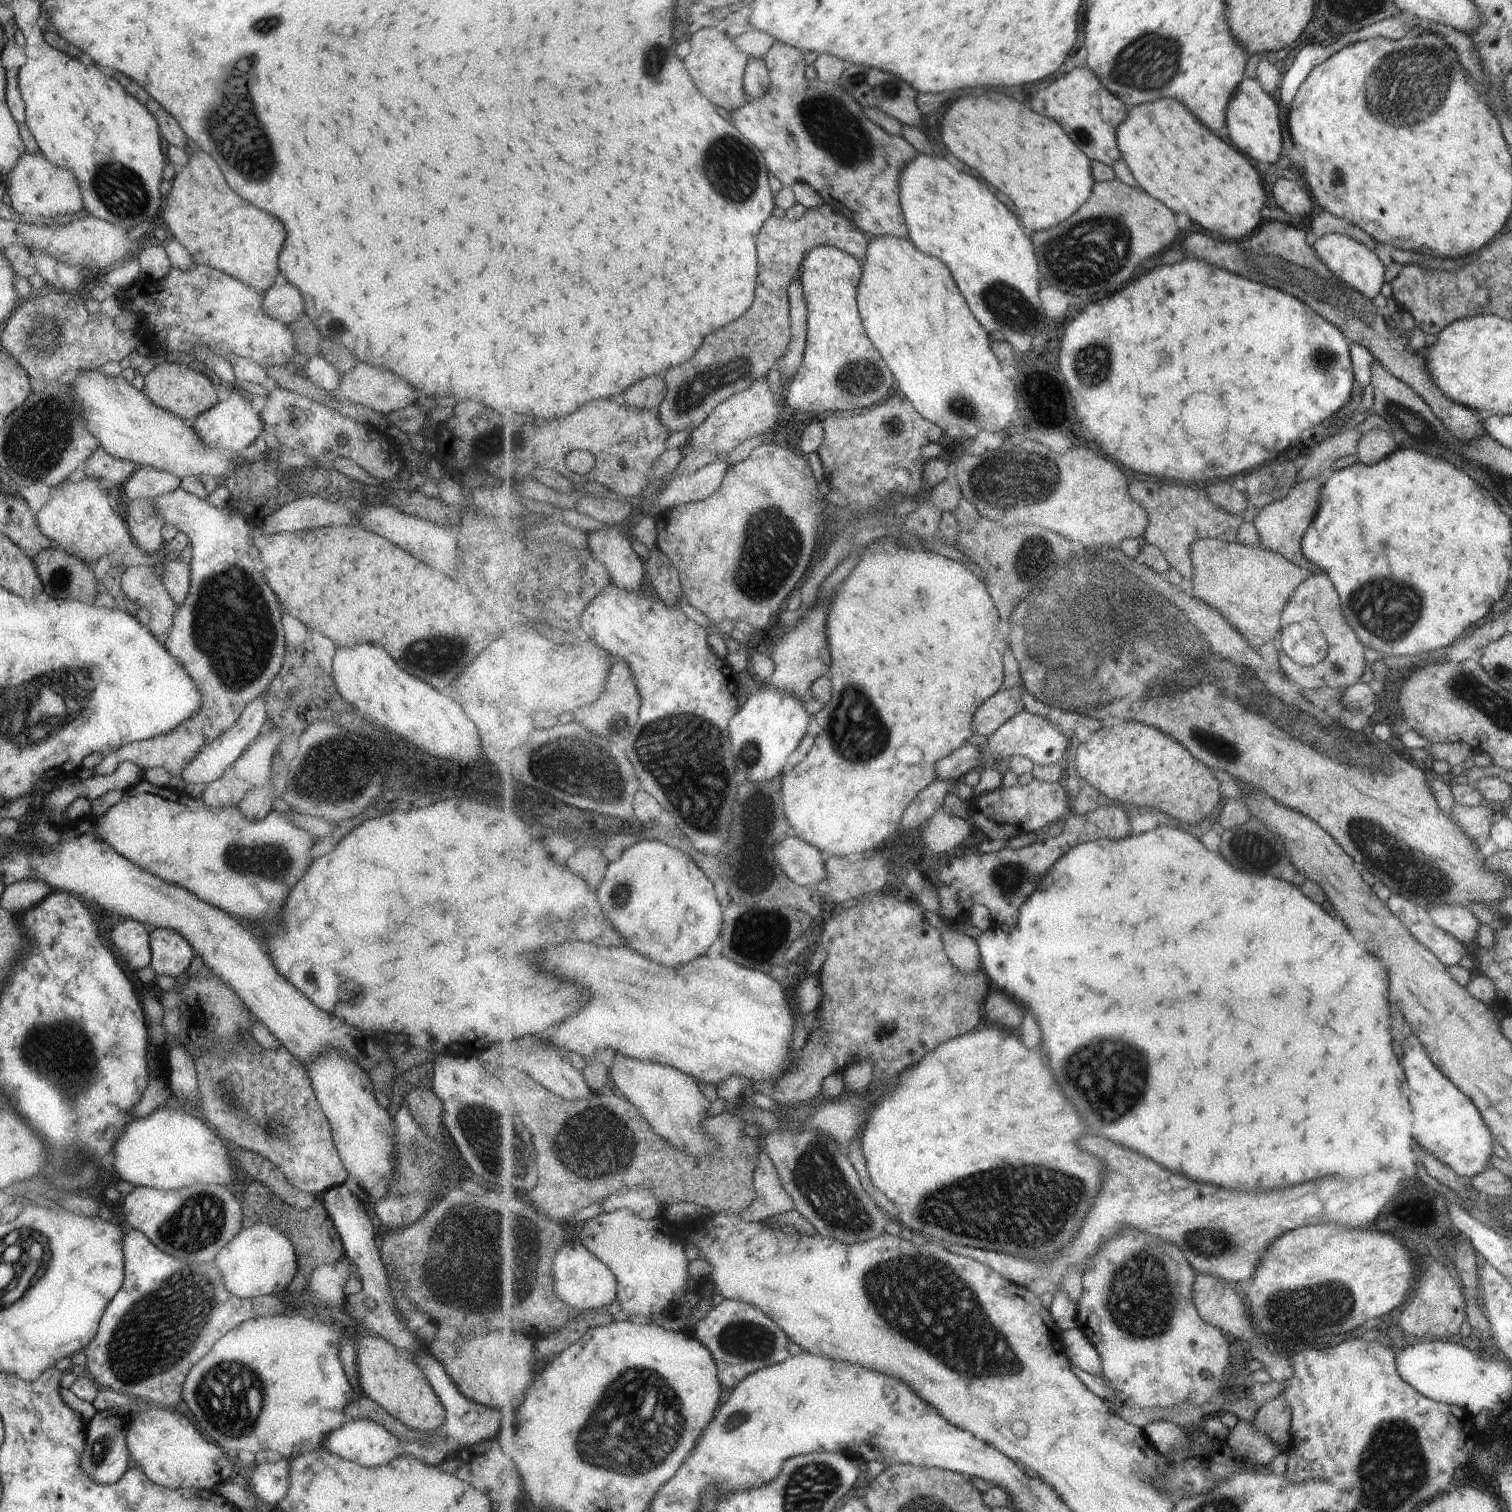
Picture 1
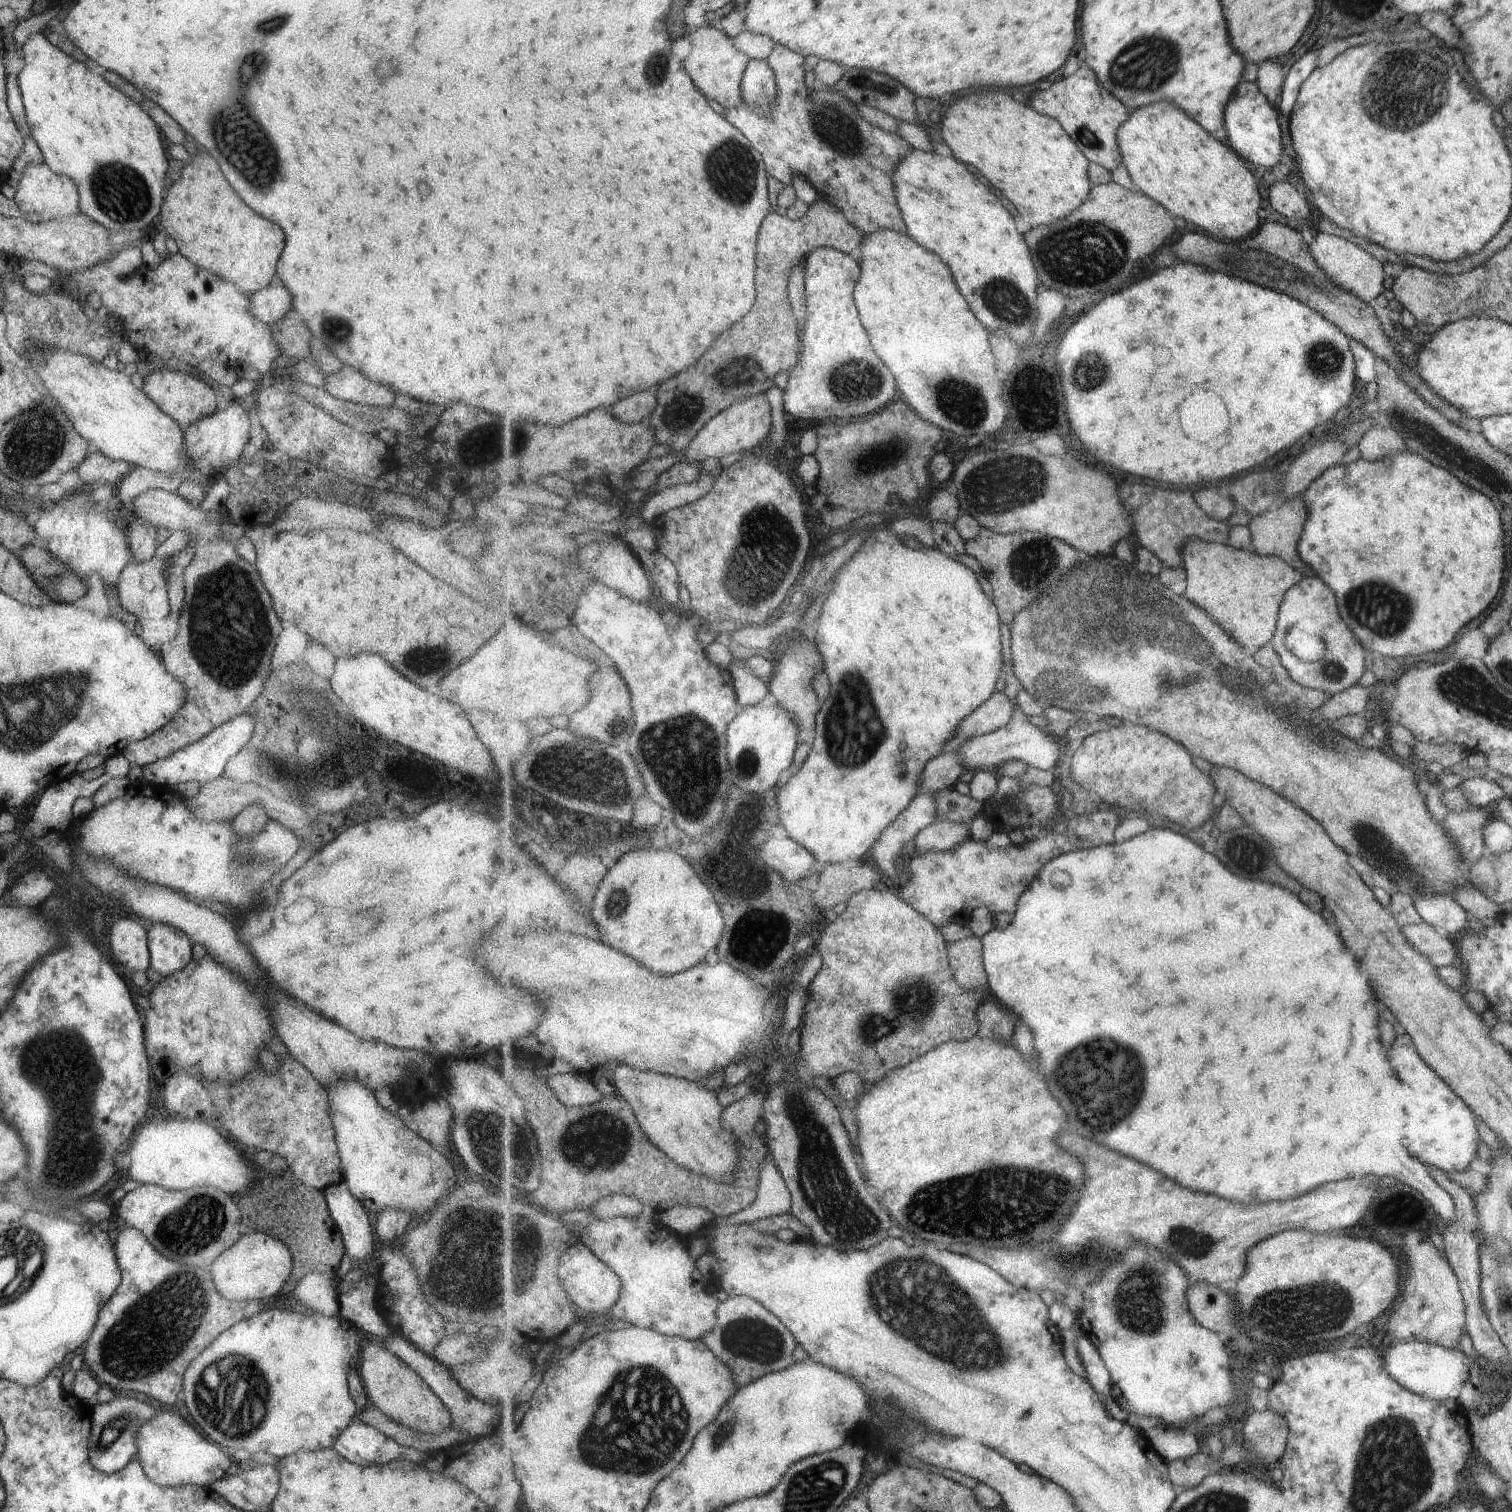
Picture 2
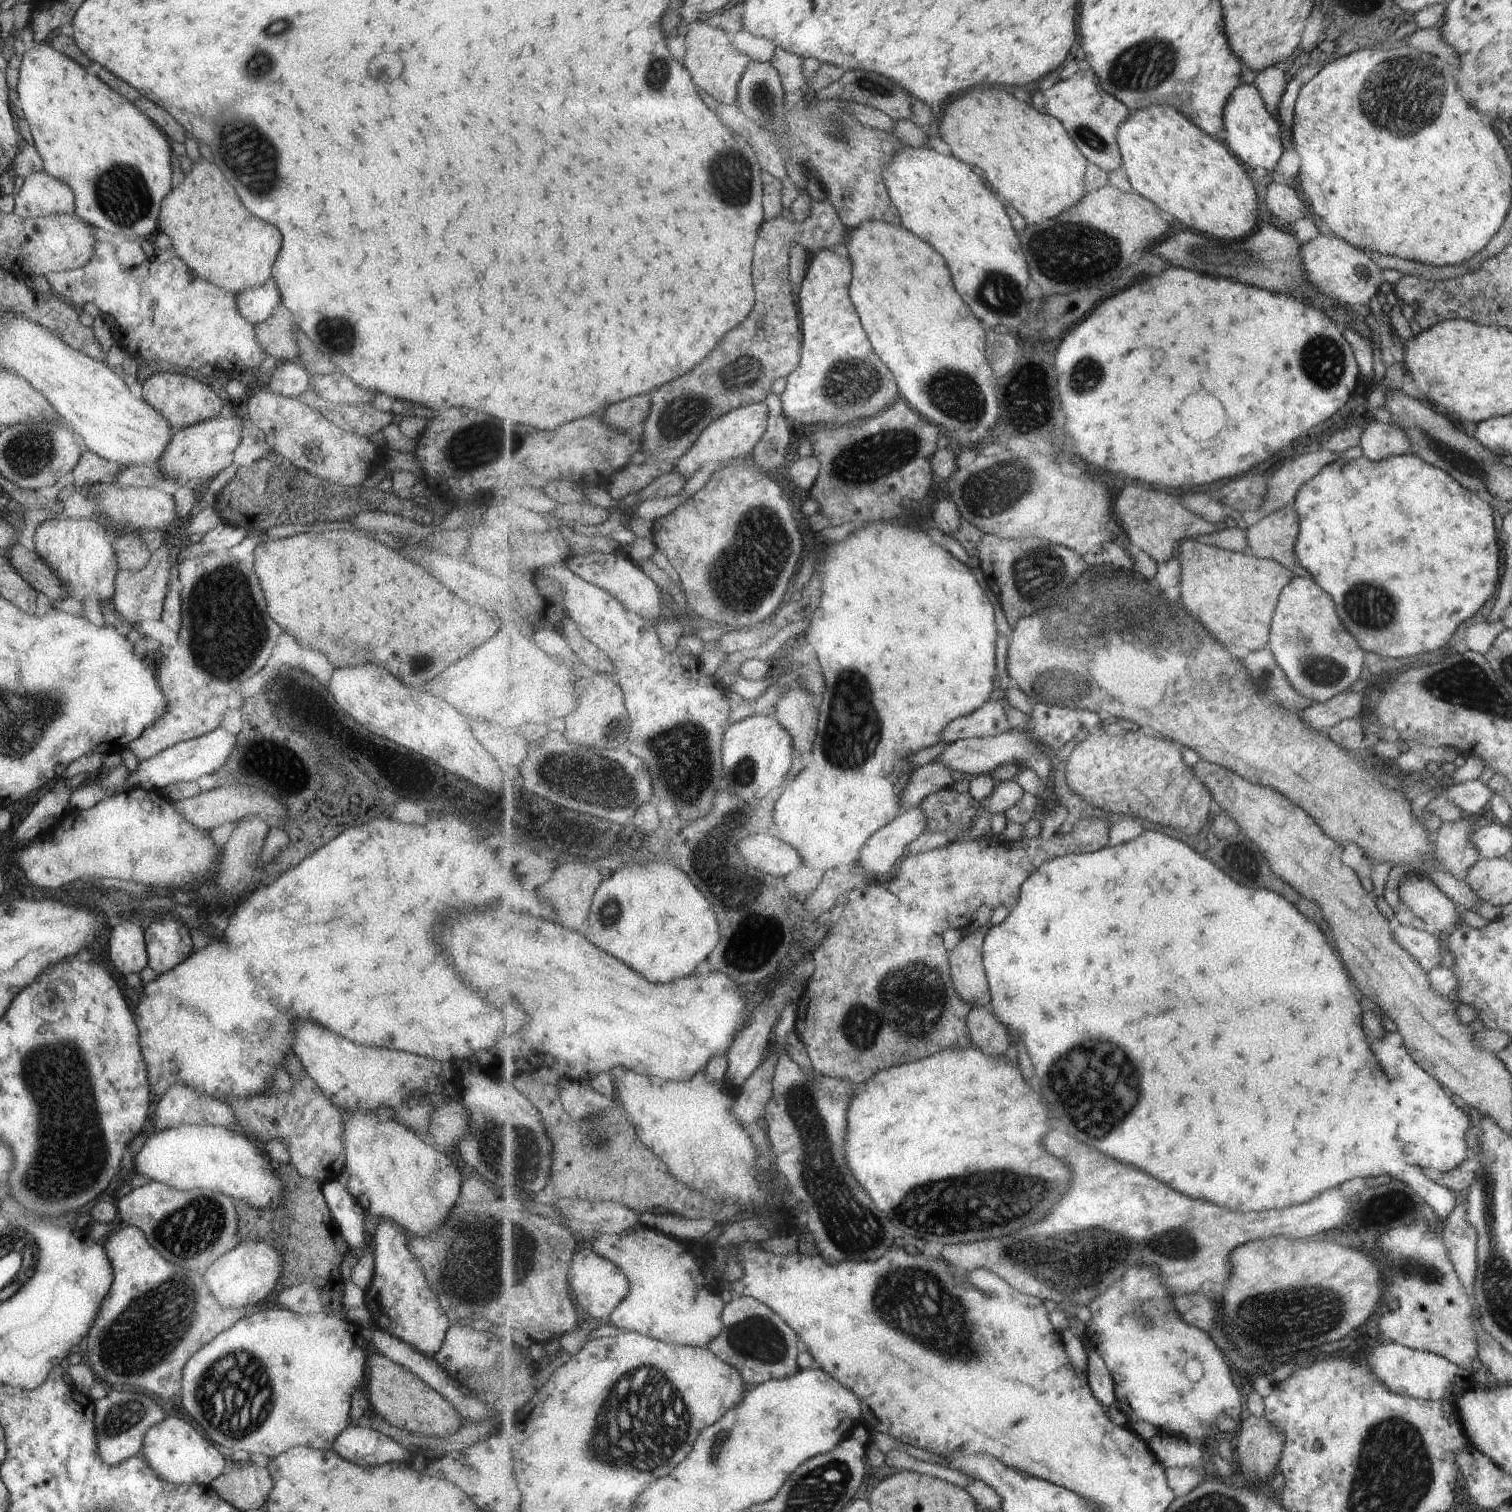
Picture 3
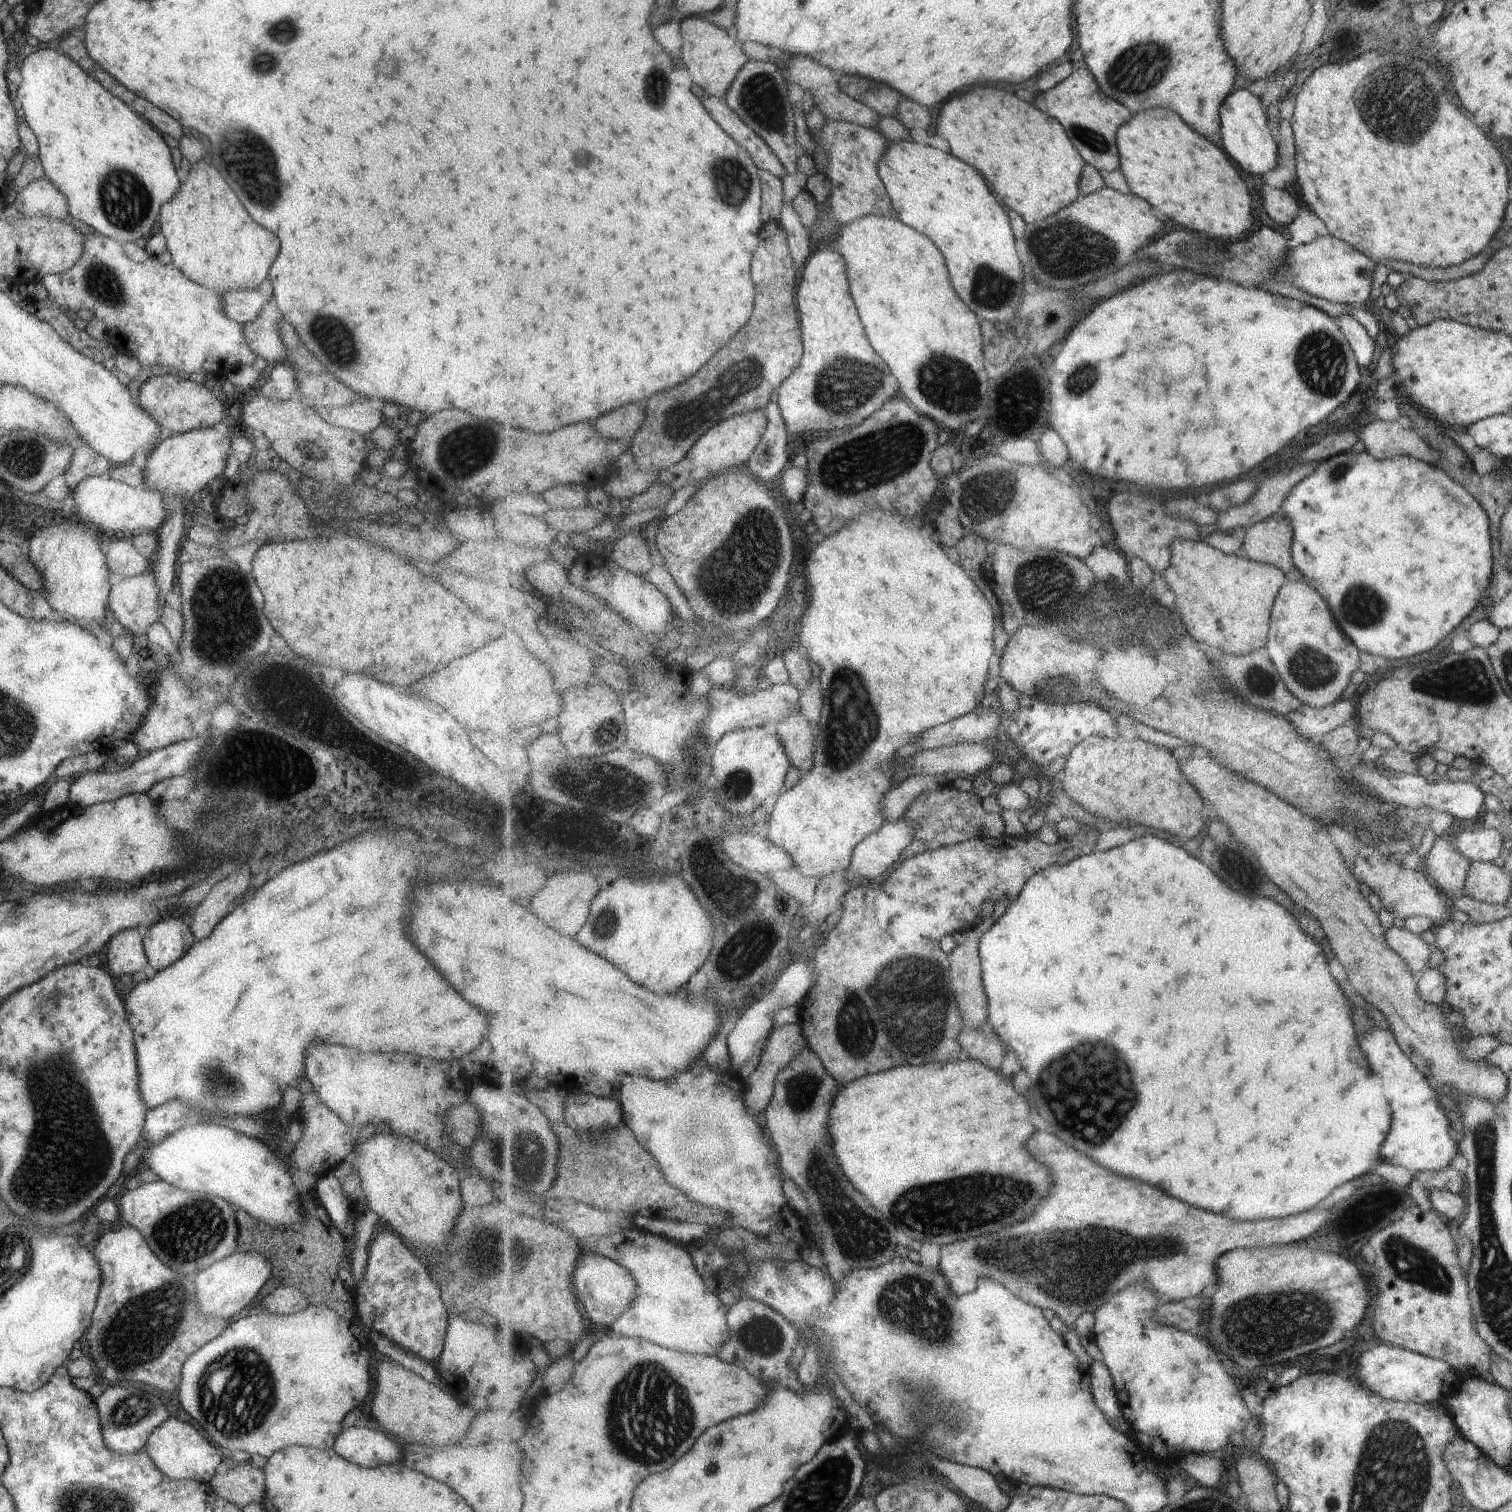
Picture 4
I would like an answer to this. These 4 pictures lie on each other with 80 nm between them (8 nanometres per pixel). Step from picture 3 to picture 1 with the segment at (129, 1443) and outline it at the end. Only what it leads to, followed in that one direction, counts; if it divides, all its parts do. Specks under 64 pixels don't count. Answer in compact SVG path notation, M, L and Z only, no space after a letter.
M122 1406L113 1410L95 1411L92 1418L86 1424L84 1447L80 1454L80 1469L96 1483L112 1483L131 1464L128 1448L126 1447L124 1427L125 1416L137 1413L137 1406L128 1408Z

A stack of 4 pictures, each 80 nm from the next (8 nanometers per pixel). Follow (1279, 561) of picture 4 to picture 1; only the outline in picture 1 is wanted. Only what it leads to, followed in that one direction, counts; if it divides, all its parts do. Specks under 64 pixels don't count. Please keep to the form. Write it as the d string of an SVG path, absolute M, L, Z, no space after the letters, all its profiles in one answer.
M1313 479L1296 482L1291 493L1283 500L1267 505L1253 518L1253 524L1260 536L1261 548L1284 556L1297 567L1313 575L1319 574L1320 570L1303 556L1300 551L1300 540L1316 514L1320 486L1321 484Z

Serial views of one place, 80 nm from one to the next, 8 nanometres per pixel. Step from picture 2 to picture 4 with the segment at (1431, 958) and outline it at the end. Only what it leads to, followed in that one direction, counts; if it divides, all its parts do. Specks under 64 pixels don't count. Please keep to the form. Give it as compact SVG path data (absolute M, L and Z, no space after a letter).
M1398 922L1384 931L1384 943L1391 952L1405 963L1410 973L1420 974L1427 970L1427 959L1431 952L1431 946L1423 943L1419 936L1411 934Z

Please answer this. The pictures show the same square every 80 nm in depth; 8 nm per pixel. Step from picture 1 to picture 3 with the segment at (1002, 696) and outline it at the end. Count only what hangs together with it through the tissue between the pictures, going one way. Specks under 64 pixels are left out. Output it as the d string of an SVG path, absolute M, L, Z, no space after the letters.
M997 694L997 696L999 699L994 701L991 699L975 712L972 712L971 714L959 719L955 719L952 723L949 723L947 728L944 730L943 735L940 736L942 742L950 745L957 741L975 737L996 737L997 735L1009 731L1010 729L1009 722L1007 722L1007 712L1005 712L1008 706L1001 700L999 694Z

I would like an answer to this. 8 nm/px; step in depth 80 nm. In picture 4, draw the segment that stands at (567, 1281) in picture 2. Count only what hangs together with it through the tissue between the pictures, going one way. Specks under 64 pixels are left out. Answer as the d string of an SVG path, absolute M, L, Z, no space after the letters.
M594 1250L583 1253L577 1272L578 1298L581 1299L591 1322L610 1327L617 1317L628 1311L638 1299L639 1285L635 1275L620 1262Z

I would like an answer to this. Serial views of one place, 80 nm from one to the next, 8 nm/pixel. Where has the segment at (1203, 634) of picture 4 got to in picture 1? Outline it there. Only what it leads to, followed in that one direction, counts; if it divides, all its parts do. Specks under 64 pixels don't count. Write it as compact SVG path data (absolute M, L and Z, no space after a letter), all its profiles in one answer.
M1217 538L1197 539L1191 546L1194 575L1191 595L1221 608L1237 624L1253 647L1271 642L1281 630L1281 612L1292 598L1293 589L1310 574L1284 556L1261 548L1246 547Z

